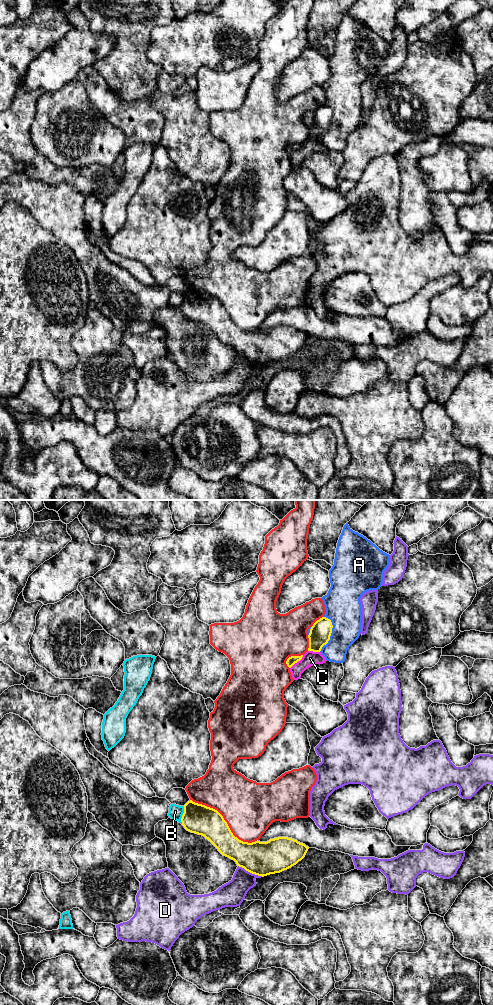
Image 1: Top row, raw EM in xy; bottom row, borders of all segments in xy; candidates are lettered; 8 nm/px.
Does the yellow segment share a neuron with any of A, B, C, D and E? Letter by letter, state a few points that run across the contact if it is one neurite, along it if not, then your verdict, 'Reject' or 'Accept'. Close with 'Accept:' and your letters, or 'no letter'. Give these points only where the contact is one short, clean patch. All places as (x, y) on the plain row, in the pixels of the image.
A: Reject
B: Line: xy (184, 294), (181, 311). Reject
C: Line: xy (303, 143), (290, 156). Reject
D: Reject
E: Reject
Accept: no letter

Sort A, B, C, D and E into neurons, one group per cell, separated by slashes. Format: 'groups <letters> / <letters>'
groups A / B / C D / E

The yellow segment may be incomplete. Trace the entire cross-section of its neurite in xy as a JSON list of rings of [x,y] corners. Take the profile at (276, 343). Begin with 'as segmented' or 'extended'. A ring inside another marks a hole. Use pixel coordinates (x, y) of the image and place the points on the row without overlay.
as segmented | [[[192,288],[184,293],[181,310],[187,319],[204,324],[223,344],[234,348],[237,354],[262,365],[291,356],[305,345],[309,337],[305,332],[288,325],[278,325],[267,330],[258,328],[252,331],[243,330],[233,323],[227,310],[217,298]]]

